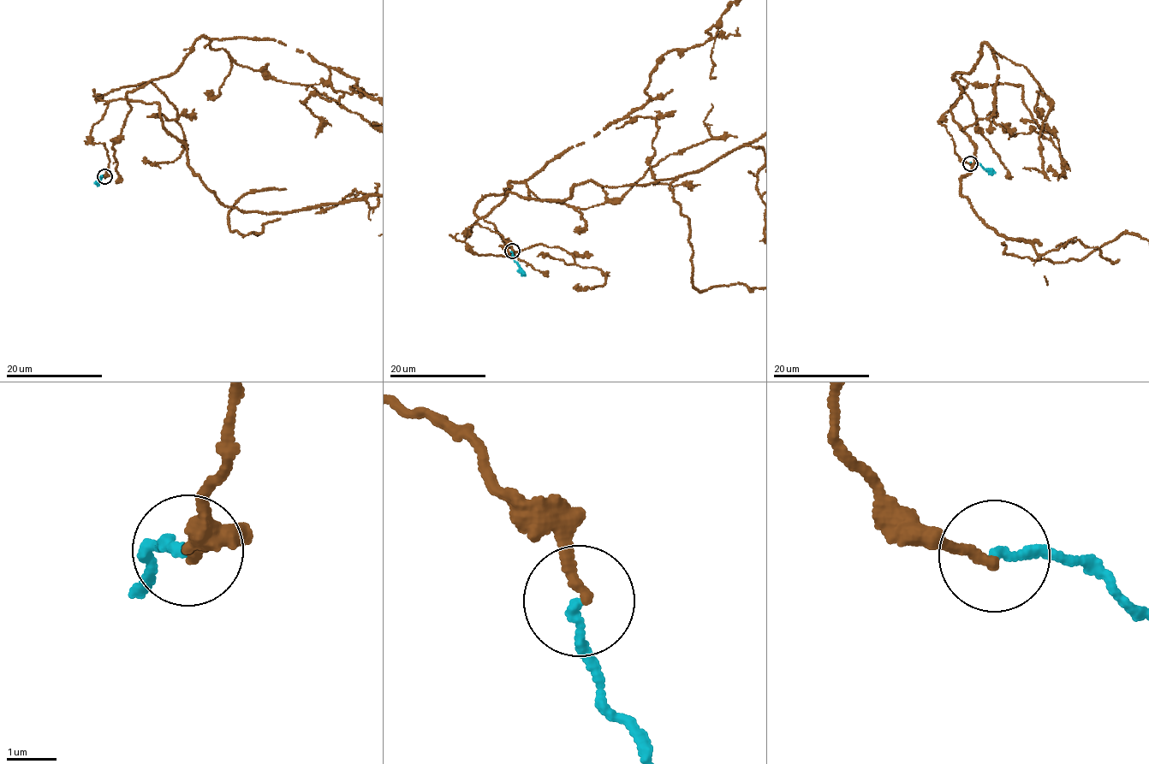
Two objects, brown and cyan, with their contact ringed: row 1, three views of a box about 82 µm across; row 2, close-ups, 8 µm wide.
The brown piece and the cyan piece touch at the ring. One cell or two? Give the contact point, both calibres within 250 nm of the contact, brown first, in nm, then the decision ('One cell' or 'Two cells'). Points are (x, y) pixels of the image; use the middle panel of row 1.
Place: (512, 251). Thickness 200 nm (brown) against 190 nm. One cell

